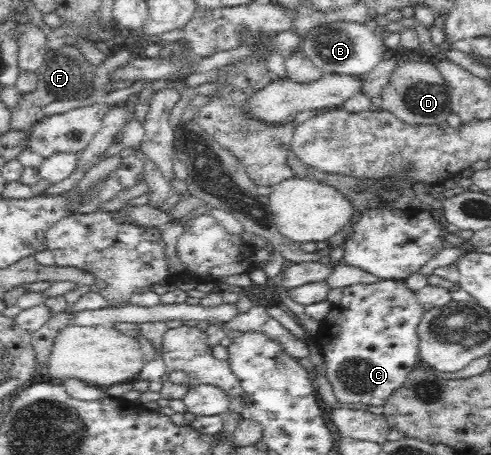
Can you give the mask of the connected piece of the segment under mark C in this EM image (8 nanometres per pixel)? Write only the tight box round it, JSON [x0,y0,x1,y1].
[314,280,424,407]

